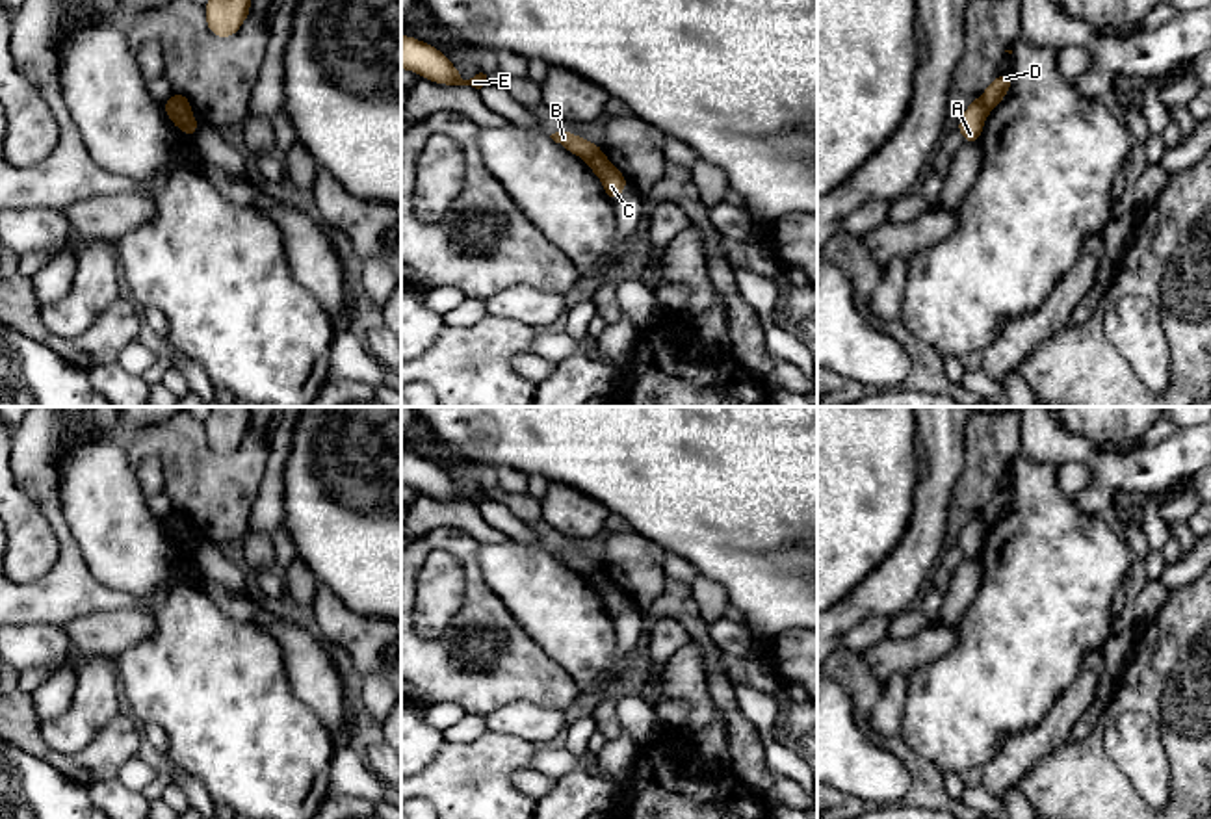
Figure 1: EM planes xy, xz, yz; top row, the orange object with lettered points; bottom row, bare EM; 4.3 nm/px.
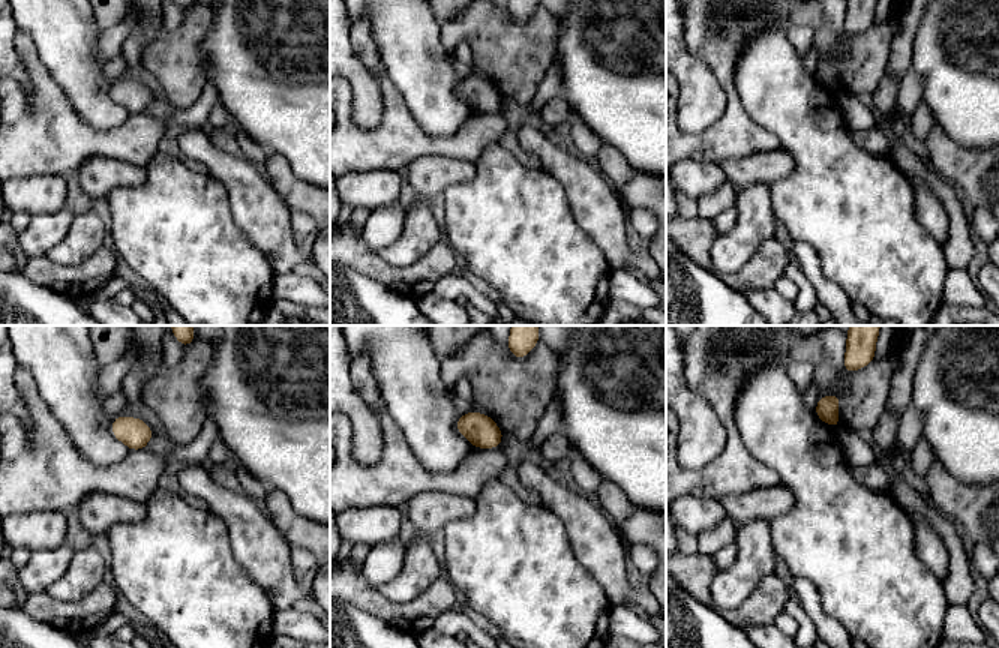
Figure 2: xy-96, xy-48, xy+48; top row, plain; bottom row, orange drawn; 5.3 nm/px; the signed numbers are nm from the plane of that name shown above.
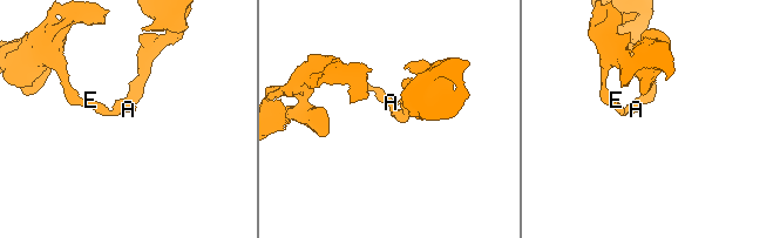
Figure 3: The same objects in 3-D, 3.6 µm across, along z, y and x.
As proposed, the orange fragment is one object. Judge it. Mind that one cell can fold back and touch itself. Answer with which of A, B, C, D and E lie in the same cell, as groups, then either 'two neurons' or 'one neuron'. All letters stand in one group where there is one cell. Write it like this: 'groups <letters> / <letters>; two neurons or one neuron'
groups A B E / C D; two neurons

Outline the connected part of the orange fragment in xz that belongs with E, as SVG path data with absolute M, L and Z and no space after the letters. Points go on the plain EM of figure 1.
M407 449L401 451L401 485L440 501L472 501L481 505L488 500L483 488L464 496L444 468Z

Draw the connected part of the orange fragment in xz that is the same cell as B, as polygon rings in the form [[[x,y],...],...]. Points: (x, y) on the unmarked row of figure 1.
[[[555,548],[550,552],[555,559],[559,559],[568,568],[576,570],[581,576],[591,576],[596,570],[602,570],[602,561],[587,557],[585,553],[570,548]]]

